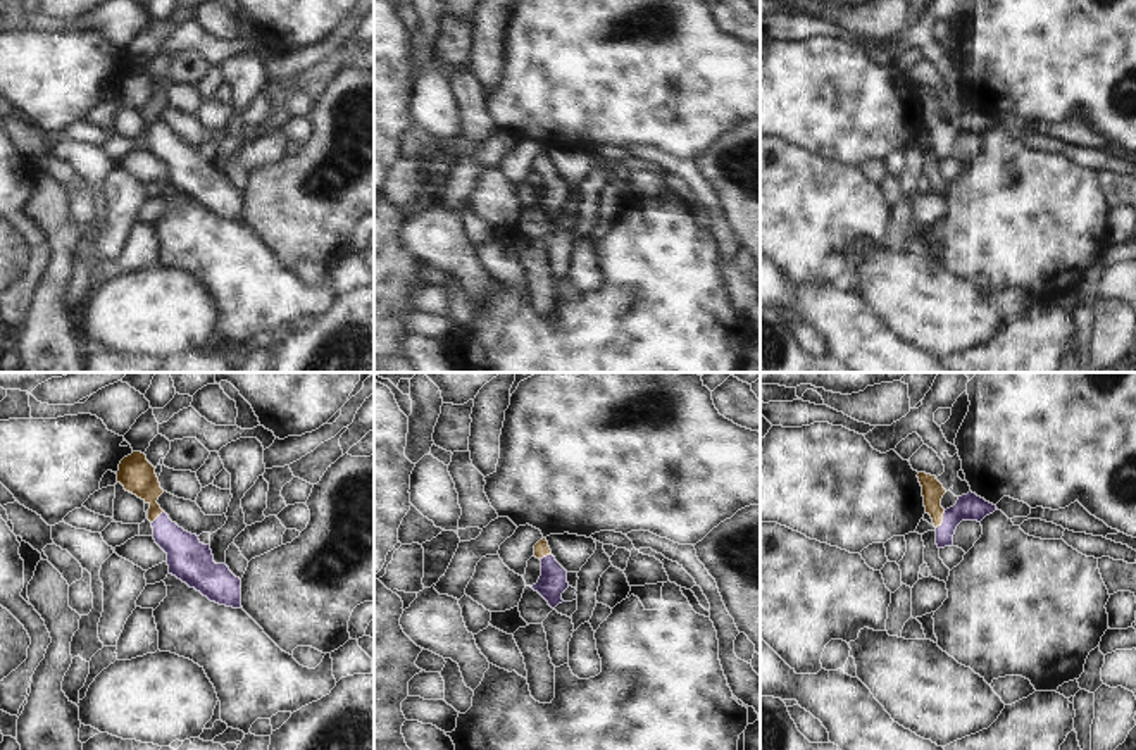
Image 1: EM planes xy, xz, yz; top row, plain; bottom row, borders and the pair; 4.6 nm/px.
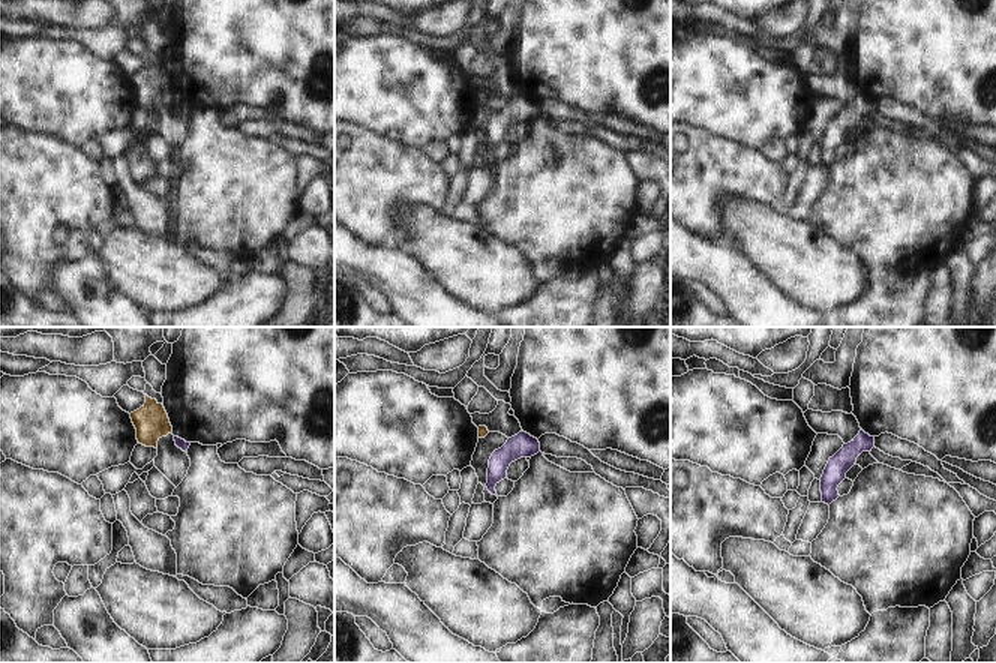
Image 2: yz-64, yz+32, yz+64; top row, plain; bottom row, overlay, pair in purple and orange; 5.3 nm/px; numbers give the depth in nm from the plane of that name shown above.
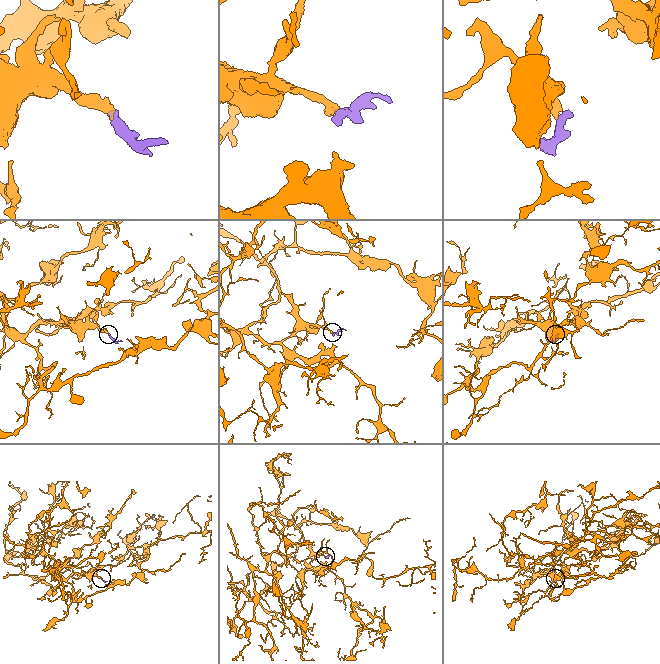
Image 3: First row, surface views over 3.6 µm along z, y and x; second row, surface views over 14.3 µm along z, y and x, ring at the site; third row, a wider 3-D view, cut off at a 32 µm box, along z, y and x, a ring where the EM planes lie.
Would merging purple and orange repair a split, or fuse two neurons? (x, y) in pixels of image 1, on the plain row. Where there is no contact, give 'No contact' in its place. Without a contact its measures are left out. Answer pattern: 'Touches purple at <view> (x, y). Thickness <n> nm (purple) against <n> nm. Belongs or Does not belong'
Touches purple at yz (943, 133). Thickness 130 nm (purple) against 100 nm. Belongs

